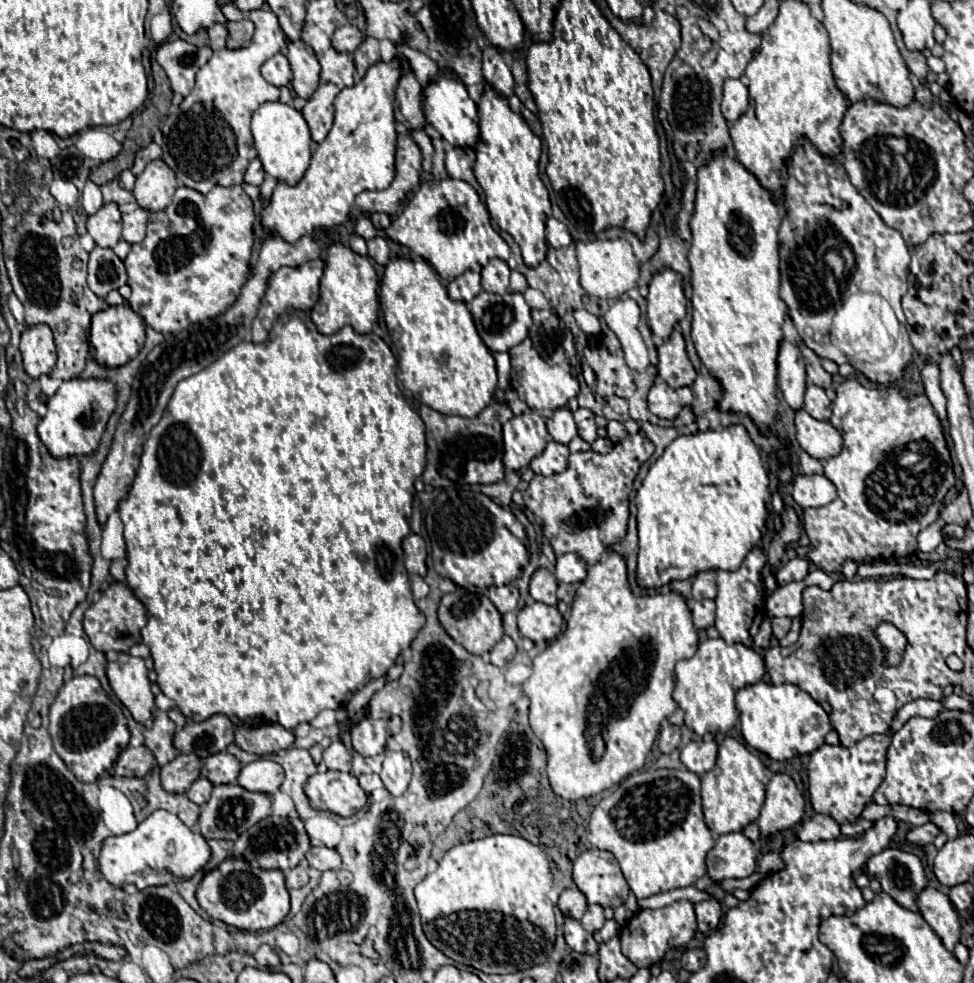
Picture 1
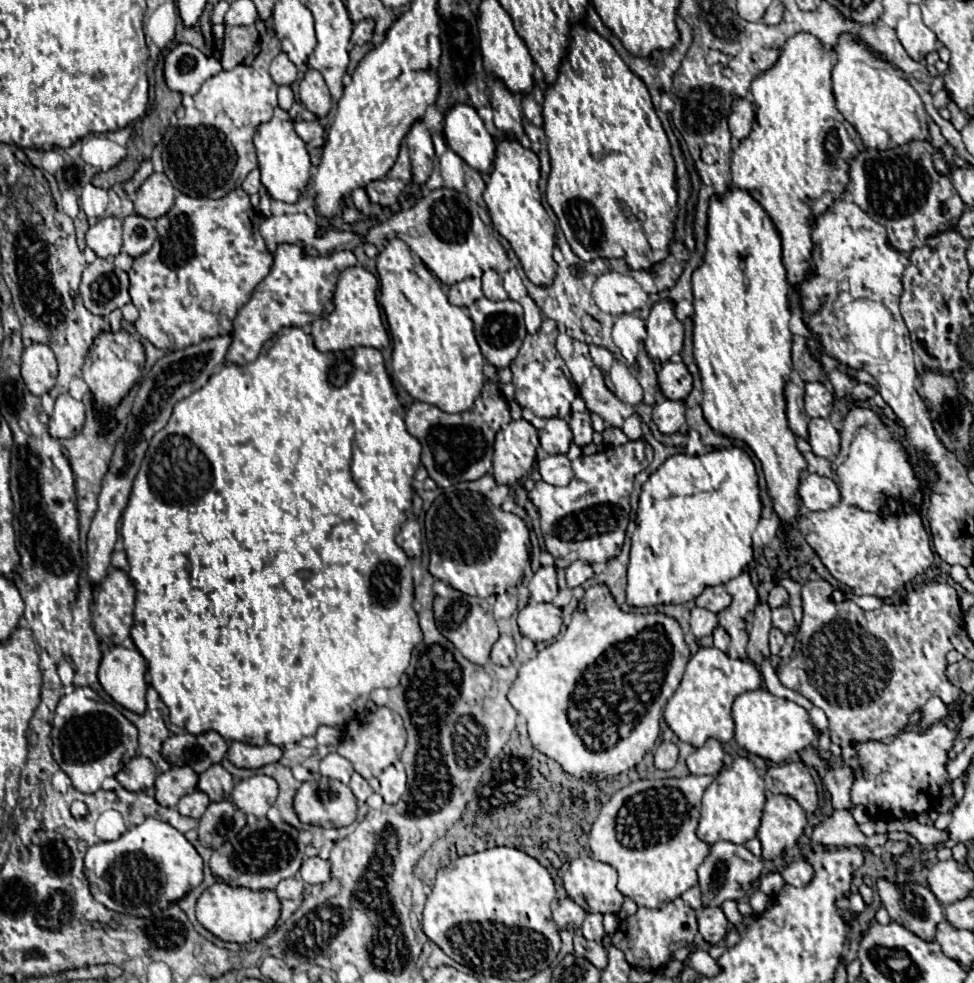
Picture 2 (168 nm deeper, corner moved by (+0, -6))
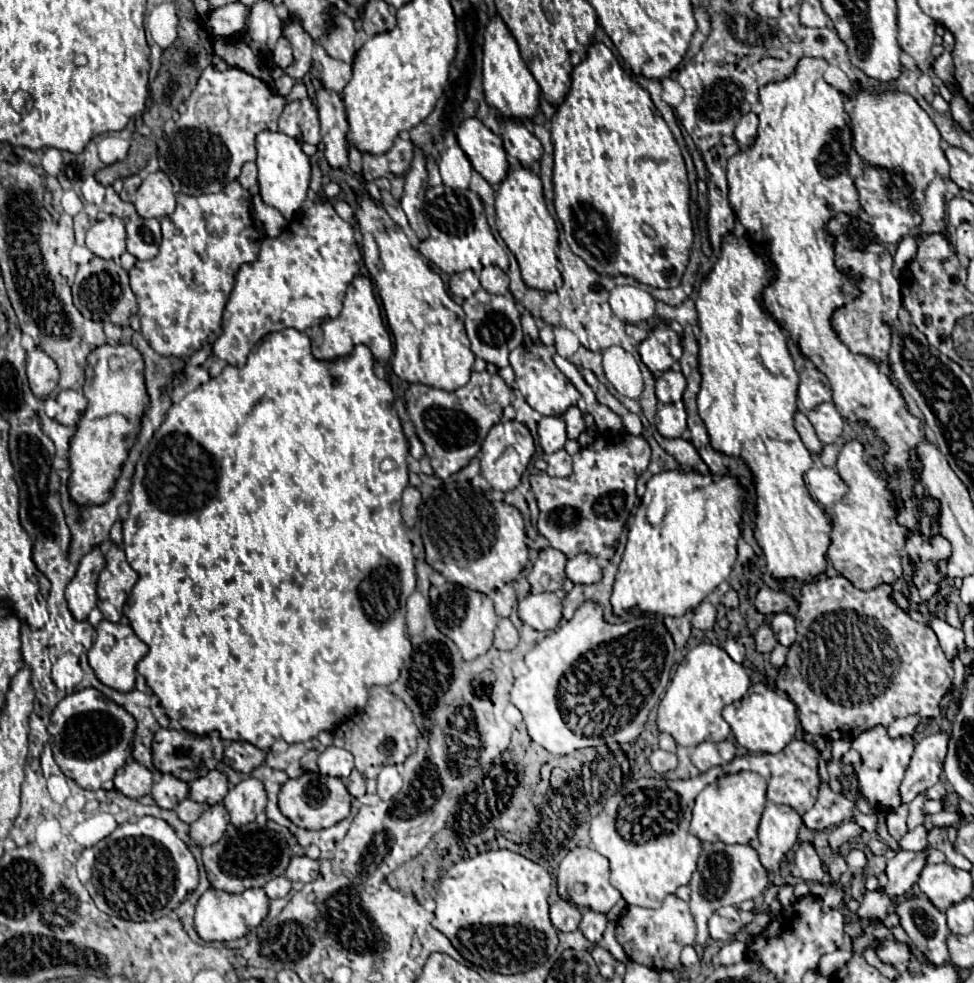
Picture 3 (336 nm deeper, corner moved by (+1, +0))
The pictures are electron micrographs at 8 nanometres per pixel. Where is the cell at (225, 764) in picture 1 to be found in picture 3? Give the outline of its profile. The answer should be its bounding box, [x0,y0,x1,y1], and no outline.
[189,770,229,804]

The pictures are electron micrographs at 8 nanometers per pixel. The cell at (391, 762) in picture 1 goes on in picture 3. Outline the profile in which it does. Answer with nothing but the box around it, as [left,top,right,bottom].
[377,766,401,800]

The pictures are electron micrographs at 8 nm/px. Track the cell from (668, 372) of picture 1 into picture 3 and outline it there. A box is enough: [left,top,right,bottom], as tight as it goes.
[655,370,687,404]

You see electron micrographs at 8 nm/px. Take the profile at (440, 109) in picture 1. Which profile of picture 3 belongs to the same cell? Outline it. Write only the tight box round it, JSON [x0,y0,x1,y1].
[457,118,509,184]

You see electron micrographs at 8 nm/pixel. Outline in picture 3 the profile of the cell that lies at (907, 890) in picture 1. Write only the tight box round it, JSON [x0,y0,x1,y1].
[897,896,949,966]

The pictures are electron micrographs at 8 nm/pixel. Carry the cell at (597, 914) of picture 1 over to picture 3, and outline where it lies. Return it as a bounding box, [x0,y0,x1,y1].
[579,910,607,944]

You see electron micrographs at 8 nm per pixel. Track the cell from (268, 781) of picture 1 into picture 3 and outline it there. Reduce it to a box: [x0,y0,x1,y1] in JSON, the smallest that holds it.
[223,778,267,826]

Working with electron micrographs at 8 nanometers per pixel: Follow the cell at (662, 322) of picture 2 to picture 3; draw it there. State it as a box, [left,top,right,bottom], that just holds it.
[639,324,681,372]

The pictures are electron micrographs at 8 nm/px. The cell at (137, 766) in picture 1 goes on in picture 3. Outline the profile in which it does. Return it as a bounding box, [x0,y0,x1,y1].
[113,760,153,798]

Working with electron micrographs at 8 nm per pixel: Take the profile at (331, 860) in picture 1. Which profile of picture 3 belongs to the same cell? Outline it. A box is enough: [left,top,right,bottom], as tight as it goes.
[287,856,319,882]

